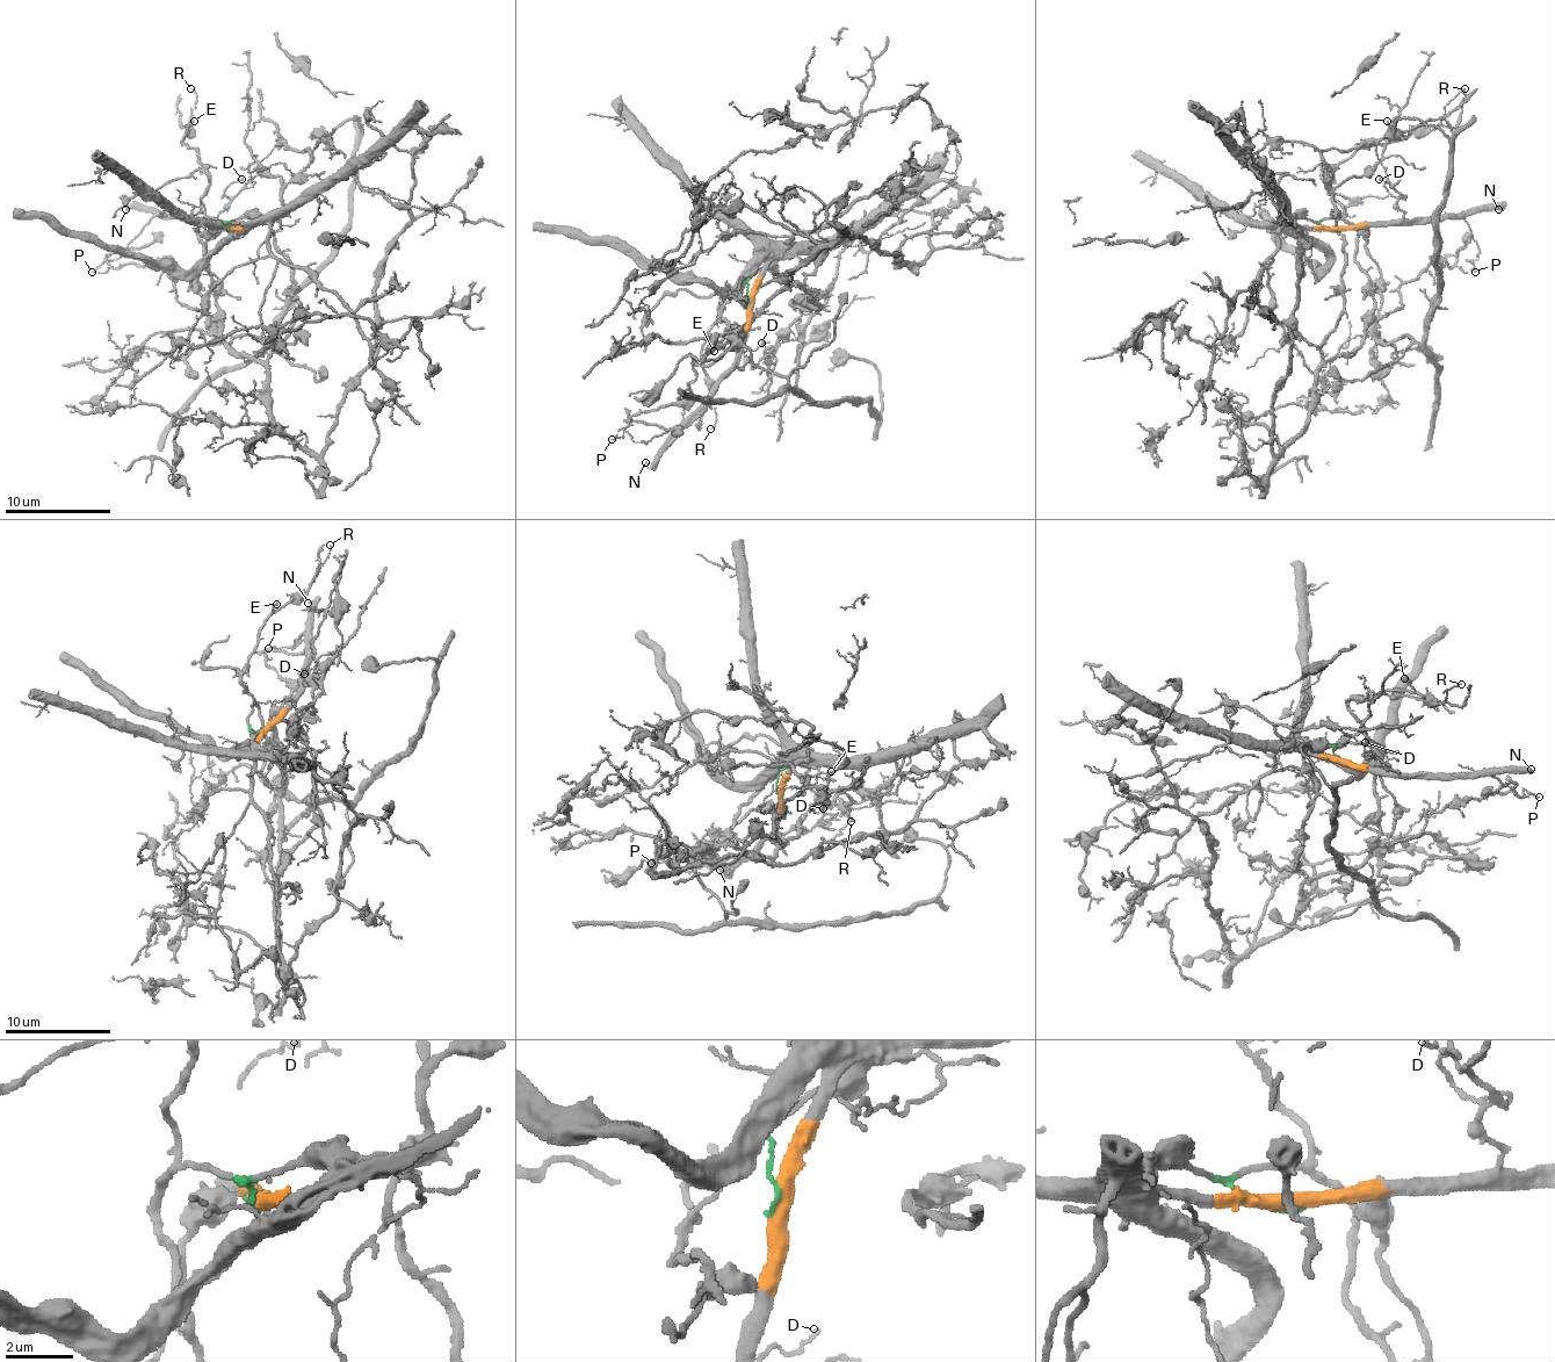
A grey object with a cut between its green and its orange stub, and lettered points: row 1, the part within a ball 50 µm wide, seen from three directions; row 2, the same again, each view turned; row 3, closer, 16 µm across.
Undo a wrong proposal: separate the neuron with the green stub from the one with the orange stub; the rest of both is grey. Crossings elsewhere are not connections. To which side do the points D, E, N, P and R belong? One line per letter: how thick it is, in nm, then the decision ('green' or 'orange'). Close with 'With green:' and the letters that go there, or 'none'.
D: 100 nm | orange
E: 140 nm | green
N: 120 nm | orange
P: 130 nm | orange
R: 60 nm | green
With green: E, R

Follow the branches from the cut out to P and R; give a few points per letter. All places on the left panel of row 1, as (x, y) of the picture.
P: (229, 229), (159, 215), (128, 250), (91, 271)
R: (229, 231), (204, 213), (210, 178), (194, 149), (181, 141), (192, 130), (196, 99), (192, 88)

